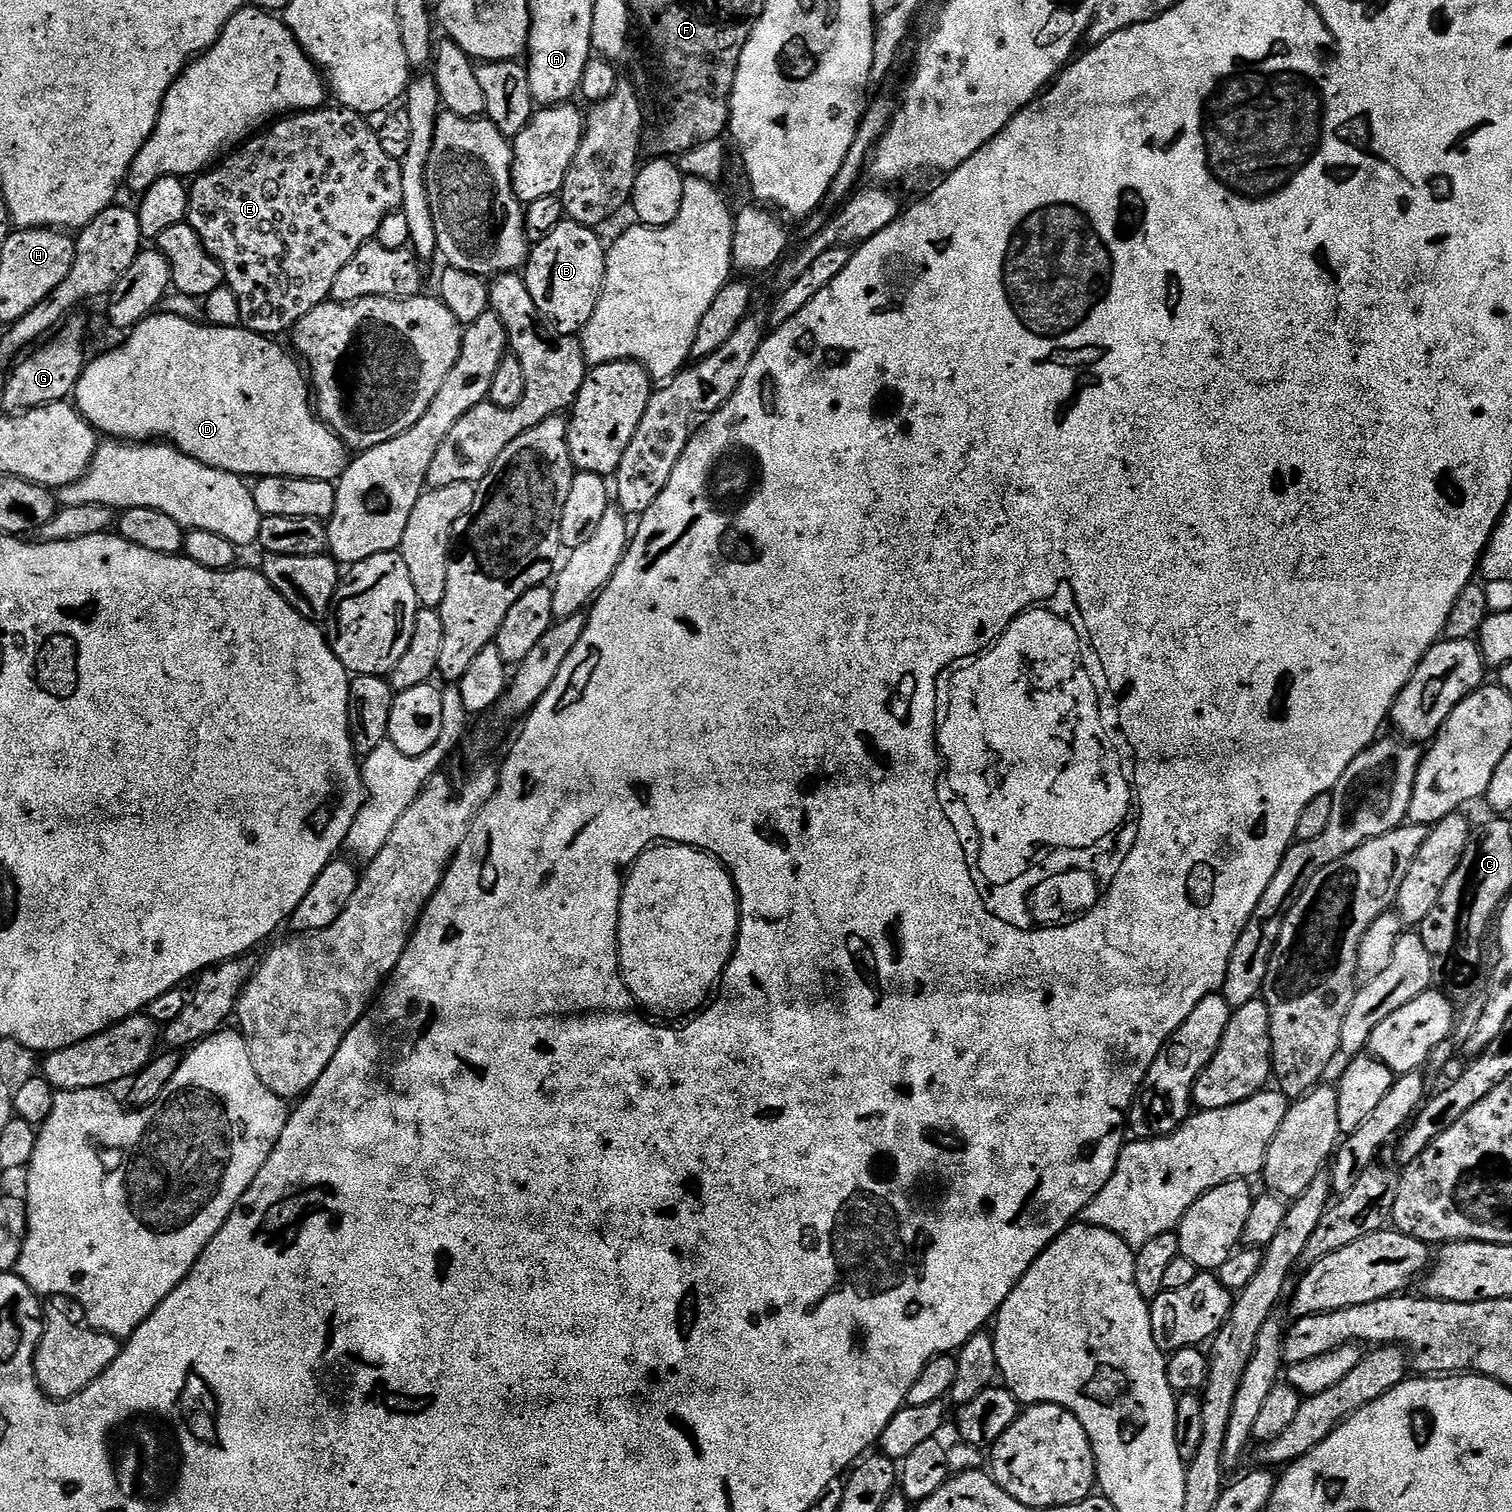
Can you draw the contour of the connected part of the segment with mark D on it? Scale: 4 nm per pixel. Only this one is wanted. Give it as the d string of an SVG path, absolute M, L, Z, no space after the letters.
M160 310L147 316L141 324L136 325L127 333L124 344L104 352L87 361L84 373L78 378L74 393L74 404L81 416L96 429L97 433L108 438L126 440L129 442L164 441L175 446L190 458L202 462L211 468L226 470L235 476L259 478L262 476L293 476L294 478L310 478L311 480L339 481L345 468L348 467L350 449L331 428L324 425L323 420L316 415L313 401L310 399L310 380L302 367L301 361L291 351L280 345L273 337L251 332L249 328L237 326L220 328L207 322L187 320L173 313Z

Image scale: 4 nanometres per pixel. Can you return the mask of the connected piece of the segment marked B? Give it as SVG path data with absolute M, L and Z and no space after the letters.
M565 218L546 238L531 245L528 262L522 269L534 306L561 334L583 333L600 301L606 278L606 244L596 235L593 229Z

